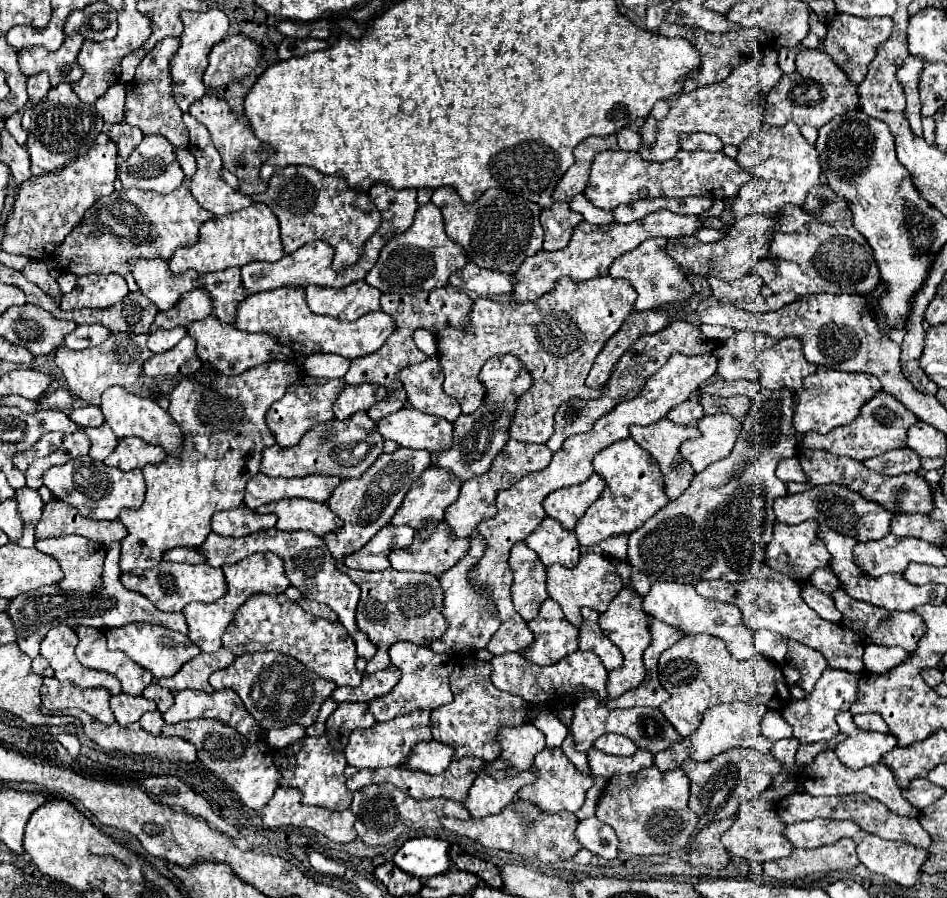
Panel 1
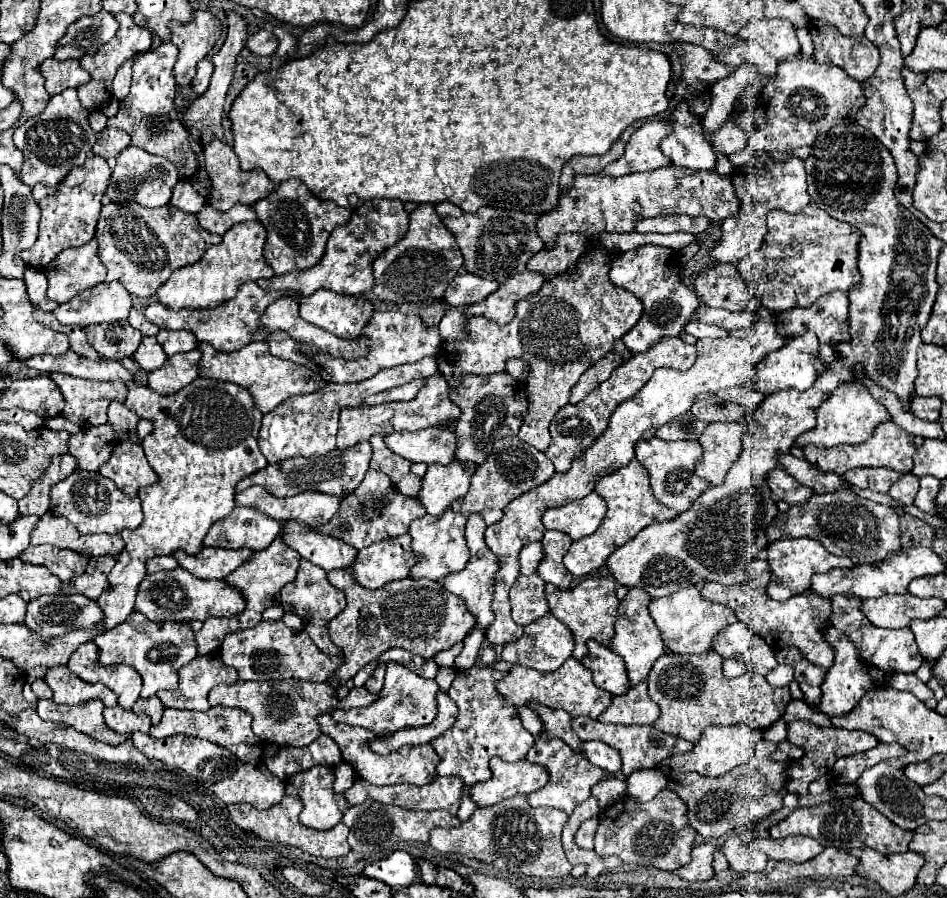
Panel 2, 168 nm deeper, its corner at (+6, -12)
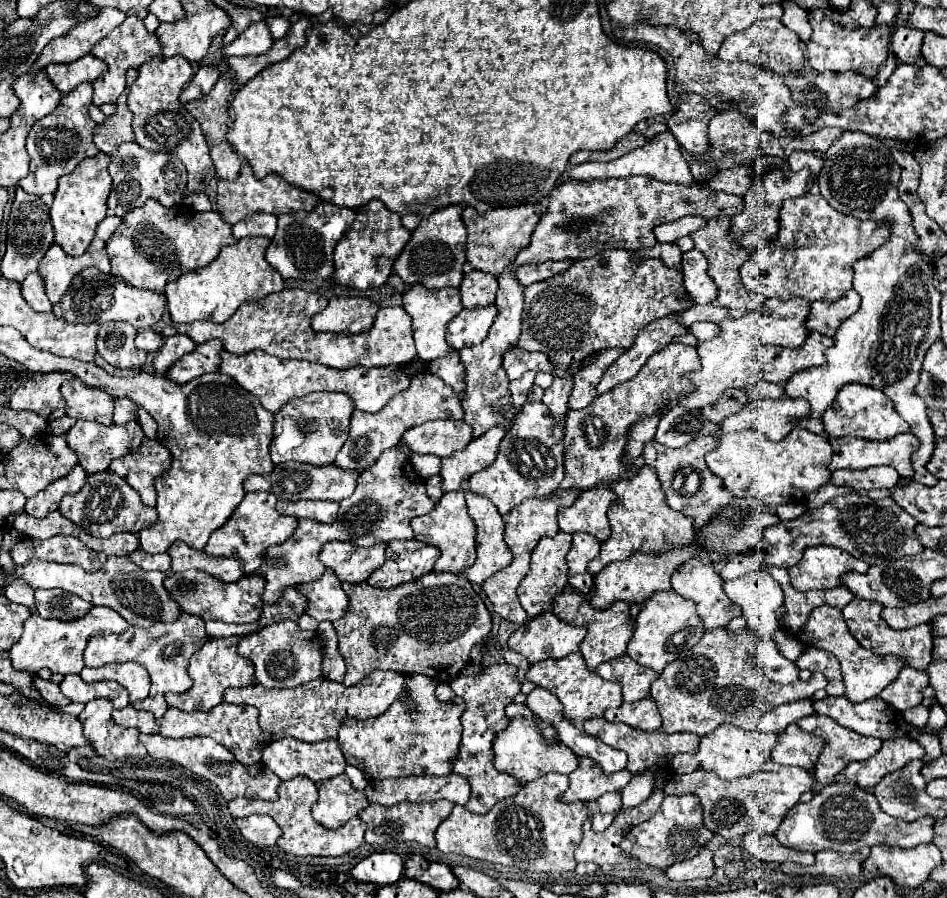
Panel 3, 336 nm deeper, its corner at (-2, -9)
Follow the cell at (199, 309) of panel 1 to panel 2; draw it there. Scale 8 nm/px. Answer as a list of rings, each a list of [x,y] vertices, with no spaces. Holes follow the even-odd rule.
[[[179,330],[179,332],[161,332],[157,334],[157,342],[163,346],[163,352],[171,358],[179,352],[189,352],[193,348],[197,348],[197,340],[191,332]]]

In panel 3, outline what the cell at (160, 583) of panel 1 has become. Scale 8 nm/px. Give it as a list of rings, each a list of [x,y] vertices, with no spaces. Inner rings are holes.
[[[187,569],[179,573],[169,573],[165,579],[165,589],[169,597],[179,603],[179,609],[189,615],[197,615],[205,621],[209,619],[219,619],[223,623],[253,623],[261,615],[261,593],[263,593],[263,583],[265,579],[259,577],[257,573],[245,575],[235,583],[223,583],[211,577],[205,571],[197,569]]]

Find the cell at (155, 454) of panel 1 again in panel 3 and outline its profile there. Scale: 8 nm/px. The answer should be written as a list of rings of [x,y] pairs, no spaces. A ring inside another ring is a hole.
[[[145,439],[139,451],[129,453],[123,459],[113,459],[109,469],[121,475],[149,507],[155,507],[155,487],[153,481],[171,465],[169,451],[155,439]]]

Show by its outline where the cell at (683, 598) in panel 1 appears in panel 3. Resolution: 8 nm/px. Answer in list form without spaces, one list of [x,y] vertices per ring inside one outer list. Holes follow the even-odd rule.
[[[697,557],[697,559],[681,565],[681,569],[671,577],[671,585],[673,585],[675,593],[679,593],[683,599],[689,599],[689,601],[695,603],[697,615],[699,615],[701,625],[705,627],[705,631],[725,627],[733,617],[741,615],[741,609],[725,595],[723,579],[715,573],[713,563],[711,563],[709,557]]]

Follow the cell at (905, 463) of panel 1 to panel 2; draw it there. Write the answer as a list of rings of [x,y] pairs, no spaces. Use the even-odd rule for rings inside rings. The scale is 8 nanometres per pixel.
[[[857,468],[845,472],[843,478],[859,488],[869,488],[873,492],[887,492],[891,484],[901,478],[901,474],[889,468]]]

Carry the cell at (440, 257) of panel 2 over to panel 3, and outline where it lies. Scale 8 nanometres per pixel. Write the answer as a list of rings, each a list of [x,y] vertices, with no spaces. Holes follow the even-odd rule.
[[[449,205],[437,209],[435,213],[425,217],[413,231],[409,243],[393,263],[393,275],[401,277],[407,287],[413,287],[417,283],[423,285],[425,289],[459,287],[463,279],[465,239],[467,231],[461,221],[461,205]]]

